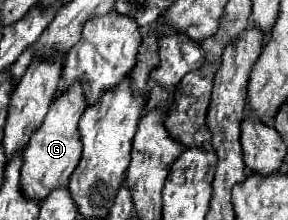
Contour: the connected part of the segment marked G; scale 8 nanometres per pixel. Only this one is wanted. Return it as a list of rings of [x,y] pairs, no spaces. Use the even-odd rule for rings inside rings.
[[[71,85],[63,97],[53,99],[43,125],[31,135],[31,141],[23,151],[21,189],[27,197],[43,201],[53,189],[67,185],[83,151],[83,143],[79,143],[79,117],[85,109],[87,105],[83,105],[83,89],[79,89],[79,85]]]

